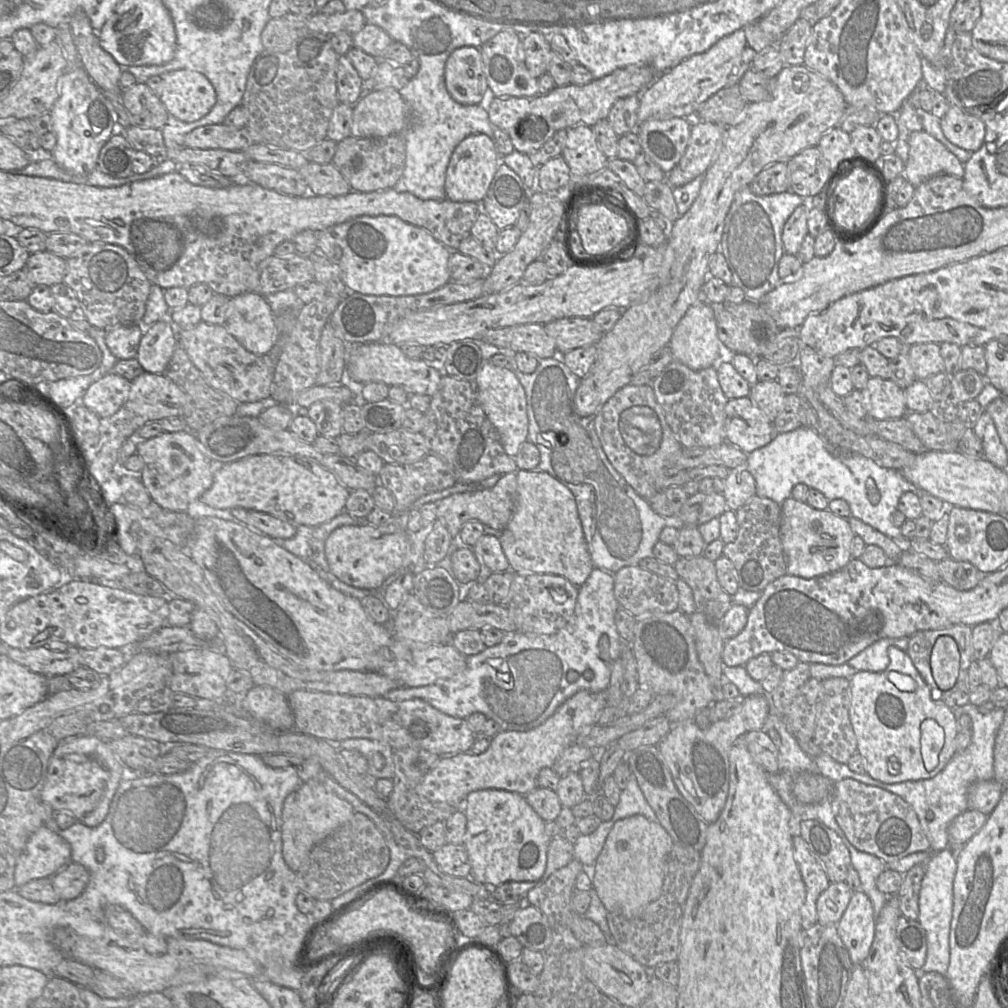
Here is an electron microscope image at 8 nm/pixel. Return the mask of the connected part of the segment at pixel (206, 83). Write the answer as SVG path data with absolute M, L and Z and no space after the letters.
M178 69L161 75L163 87L159 96L168 113L183 122L194 122L205 115L216 104L216 91L206 75L190 69Z

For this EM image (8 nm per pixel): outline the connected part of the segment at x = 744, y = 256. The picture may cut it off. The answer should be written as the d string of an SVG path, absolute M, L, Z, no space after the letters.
M745 186L735 194L718 251L723 253L731 270L732 285L740 287L747 300L760 302L783 282L778 273L779 261L785 254L782 231L793 211L805 202L805 198L790 190L759 196Z

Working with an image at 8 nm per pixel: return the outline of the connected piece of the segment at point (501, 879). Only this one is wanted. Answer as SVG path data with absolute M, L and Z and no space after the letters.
M482 789L465 798L467 819L463 844L470 859L470 878L490 888L510 882L536 881L546 868L546 854L551 837L545 831L545 821L527 803L524 795L503 789Z

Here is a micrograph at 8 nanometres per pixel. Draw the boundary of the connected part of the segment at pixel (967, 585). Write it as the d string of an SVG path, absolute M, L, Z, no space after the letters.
M950 557L938 561L937 566L941 580L960 591L973 589L985 575L970 562L956 561Z

